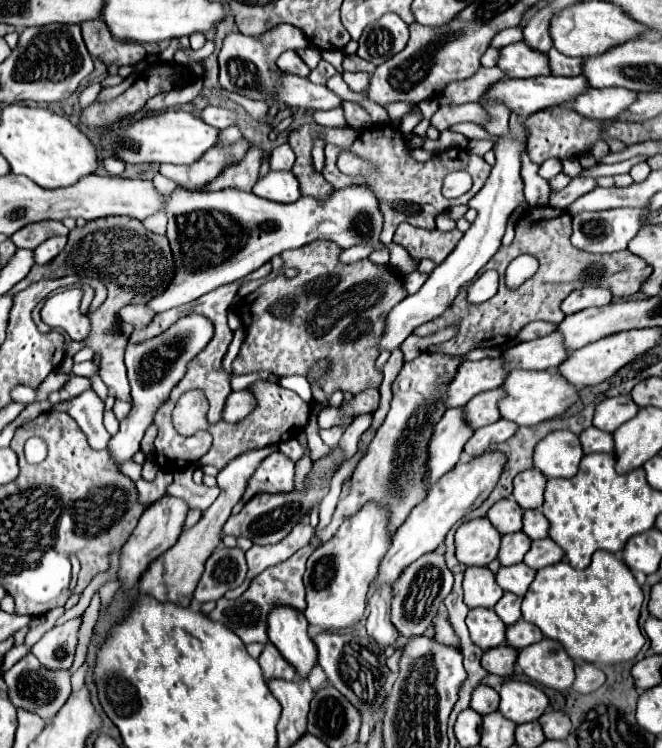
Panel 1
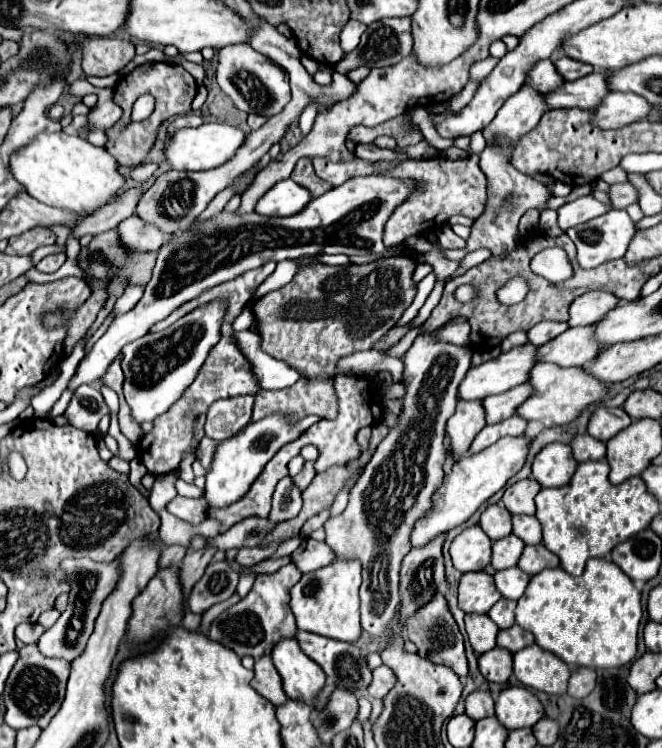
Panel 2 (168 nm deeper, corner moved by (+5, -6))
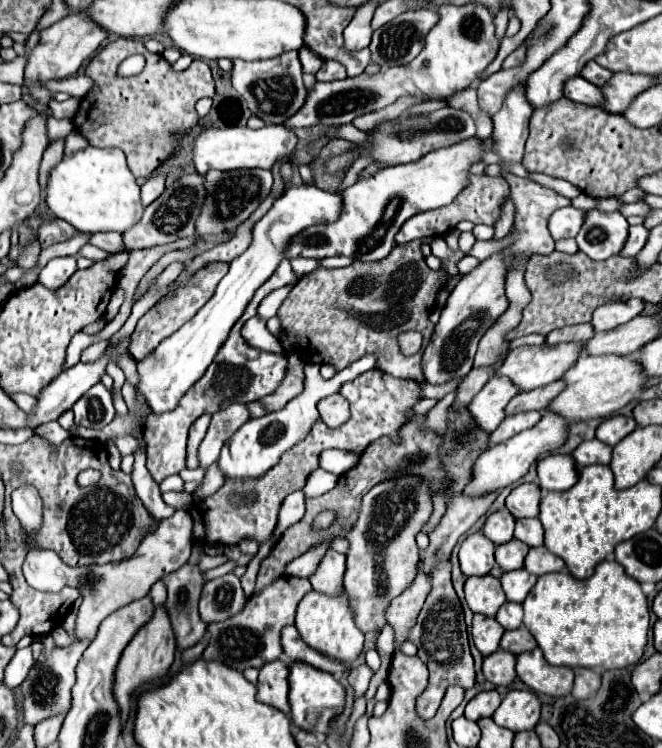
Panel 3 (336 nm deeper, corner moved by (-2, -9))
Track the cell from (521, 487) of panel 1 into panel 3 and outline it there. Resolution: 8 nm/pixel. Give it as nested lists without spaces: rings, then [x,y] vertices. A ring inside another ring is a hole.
[[[536,482],[516,486],[506,498],[506,508],[512,512],[514,518],[538,516],[540,512],[538,504],[540,504],[540,486]]]

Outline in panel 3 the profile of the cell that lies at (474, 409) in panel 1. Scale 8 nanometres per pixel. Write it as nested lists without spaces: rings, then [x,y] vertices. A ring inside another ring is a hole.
[[[562,380],[546,384],[530,392],[522,392],[508,402],[506,416],[514,416],[520,412],[528,412],[528,410],[542,410],[554,396],[558,396],[558,392],[562,392]]]

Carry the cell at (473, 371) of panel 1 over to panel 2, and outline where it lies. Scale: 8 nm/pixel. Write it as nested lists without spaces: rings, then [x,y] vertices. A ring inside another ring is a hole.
[[[531,343],[513,347],[511,351],[491,359],[479,367],[467,371],[467,377],[459,385],[461,399],[483,399],[503,393],[515,385],[527,383],[529,373],[535,367],[535,349]]]

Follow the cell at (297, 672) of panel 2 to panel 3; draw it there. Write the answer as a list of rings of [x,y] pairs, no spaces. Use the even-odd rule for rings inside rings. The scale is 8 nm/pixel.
[[[304,662],[290,664],[290,706],[292,720],[296,726],[306,730],[328,730],[328,726],[304,726],[304,718],[308,722],[318,720],[318,712],[330,708],[342,712],[346,692],[340,682],[322,670],[316,670]]]

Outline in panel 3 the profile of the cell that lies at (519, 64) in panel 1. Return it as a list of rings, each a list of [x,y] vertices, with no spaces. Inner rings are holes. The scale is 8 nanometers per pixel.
[[[572,76],[572,78],[566,80],[564,98],[580,102],[580,104],[590,104],[590,106],[598,106],[602,102],[600,88],[590,84],[588,80],[584,80],[580,76]]]

